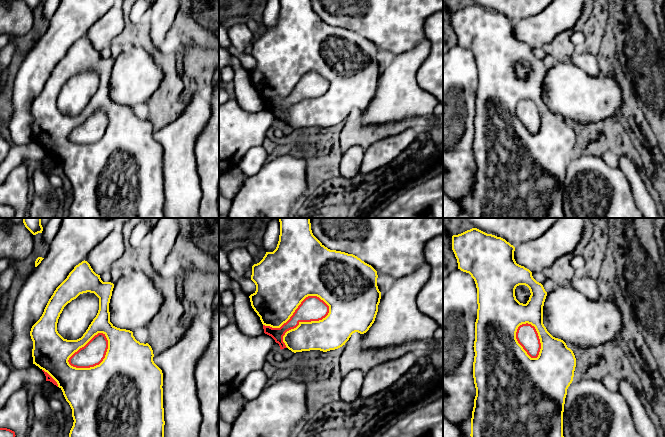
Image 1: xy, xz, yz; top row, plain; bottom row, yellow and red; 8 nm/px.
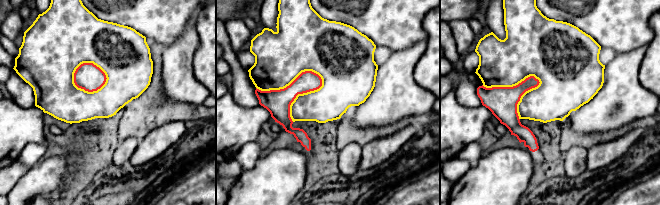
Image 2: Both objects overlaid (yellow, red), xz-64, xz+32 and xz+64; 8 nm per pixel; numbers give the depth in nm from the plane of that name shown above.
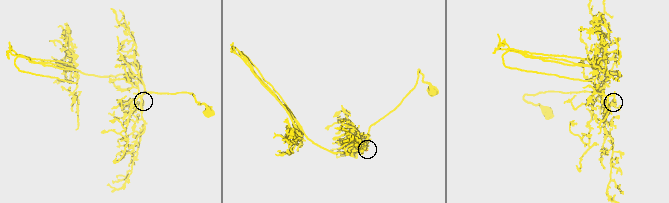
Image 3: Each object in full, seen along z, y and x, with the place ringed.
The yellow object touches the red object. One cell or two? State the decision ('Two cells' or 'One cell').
Two cells

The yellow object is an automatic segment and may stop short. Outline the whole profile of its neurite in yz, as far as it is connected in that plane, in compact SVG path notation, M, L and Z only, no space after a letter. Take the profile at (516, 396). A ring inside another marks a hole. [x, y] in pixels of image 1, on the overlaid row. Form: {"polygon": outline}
{"polygon": "M472 228L461 234L452 236L452 250L458 263L458 269L469 273L474 279L477 288L477 319L475 322L475 341L474 341L474 362L473 362L473 378L476 388L476 396L474 399L474 407L471 418L471 437L564 437L563 436L563 412L567 389L573 381L574 371L576 367L576 358L573 351L567 347L566 343L558 338L553 337L543 324L543 306L547 296L543 285L537 282L532 272L516 263L514 259L515 247L501 237L487 234L477 228ZM519 285L525 285L530 290L530 297L526 304L520 303L515 296L515 289ZM531 324L535 327L541 349L537 358L531 358L516 339L516 332L520 325Z"}

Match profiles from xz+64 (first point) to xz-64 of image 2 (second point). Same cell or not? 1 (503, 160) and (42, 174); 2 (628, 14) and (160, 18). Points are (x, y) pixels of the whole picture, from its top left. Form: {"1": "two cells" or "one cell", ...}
{"1": "one cell", "2": "one cell"}

